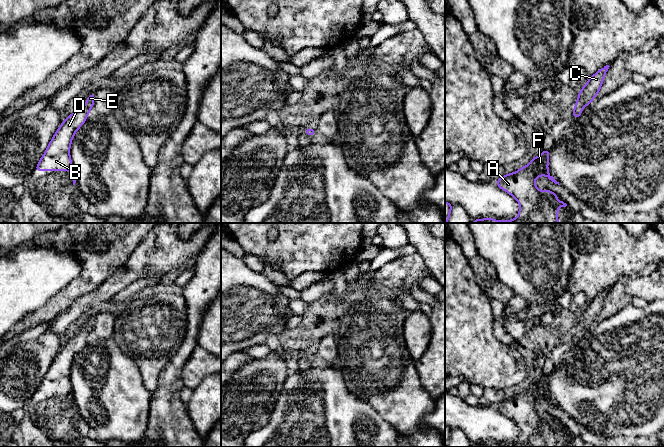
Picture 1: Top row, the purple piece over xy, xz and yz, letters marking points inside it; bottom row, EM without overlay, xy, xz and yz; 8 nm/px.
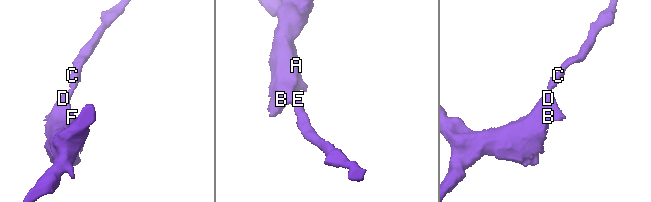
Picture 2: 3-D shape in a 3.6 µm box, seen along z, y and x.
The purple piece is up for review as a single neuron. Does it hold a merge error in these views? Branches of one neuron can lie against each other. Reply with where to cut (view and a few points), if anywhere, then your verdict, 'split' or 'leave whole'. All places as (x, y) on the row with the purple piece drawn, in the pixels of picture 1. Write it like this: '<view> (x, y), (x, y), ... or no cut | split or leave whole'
no cut | leave whole

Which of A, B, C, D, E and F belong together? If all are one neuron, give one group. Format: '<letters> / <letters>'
A B C D E F

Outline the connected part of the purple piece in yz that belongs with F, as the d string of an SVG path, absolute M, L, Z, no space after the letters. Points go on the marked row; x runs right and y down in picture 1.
M543 150L540 156L532 158L530 163L518 171L504 175L495 183L508 192L520 205L514 220L497 221L493 218L472 219L474 223L559 223L558 207L567 204L557 200L557 194L546 189L539 191L535 179L546 176L555 184L559 184L548 172L550 150Z

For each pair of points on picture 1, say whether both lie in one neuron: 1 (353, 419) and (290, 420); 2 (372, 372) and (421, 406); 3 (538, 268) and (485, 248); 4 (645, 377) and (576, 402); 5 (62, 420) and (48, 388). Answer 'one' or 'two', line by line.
1: one
2: one
3: one
4: one
5: one

